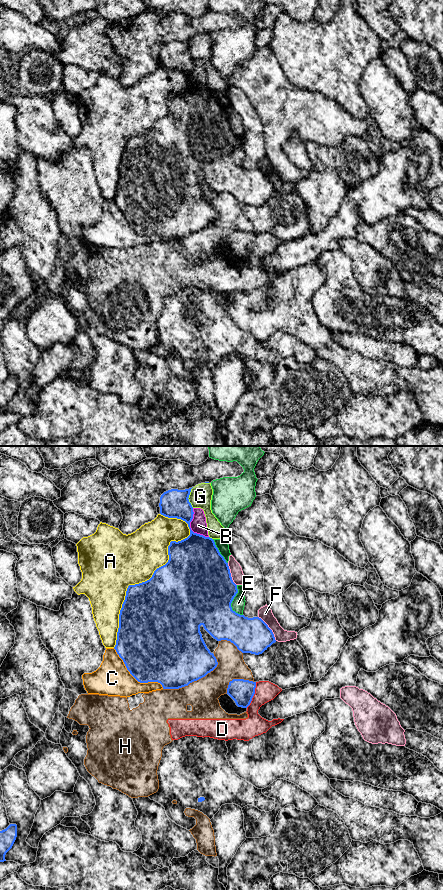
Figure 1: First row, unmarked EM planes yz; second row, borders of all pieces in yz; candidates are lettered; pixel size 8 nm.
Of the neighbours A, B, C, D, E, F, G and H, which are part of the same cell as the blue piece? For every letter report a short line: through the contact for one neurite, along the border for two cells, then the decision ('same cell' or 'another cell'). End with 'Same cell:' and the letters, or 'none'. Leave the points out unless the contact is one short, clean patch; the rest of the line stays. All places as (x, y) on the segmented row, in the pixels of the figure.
A: another cell
B: another cell
C: another cell
D: another cell
E: another cell
F: another cell
G: another cell
H: another cell
Same cell: none

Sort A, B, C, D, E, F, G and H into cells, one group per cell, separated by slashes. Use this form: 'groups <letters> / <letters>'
groups A / B / C / D H / E / F / G

